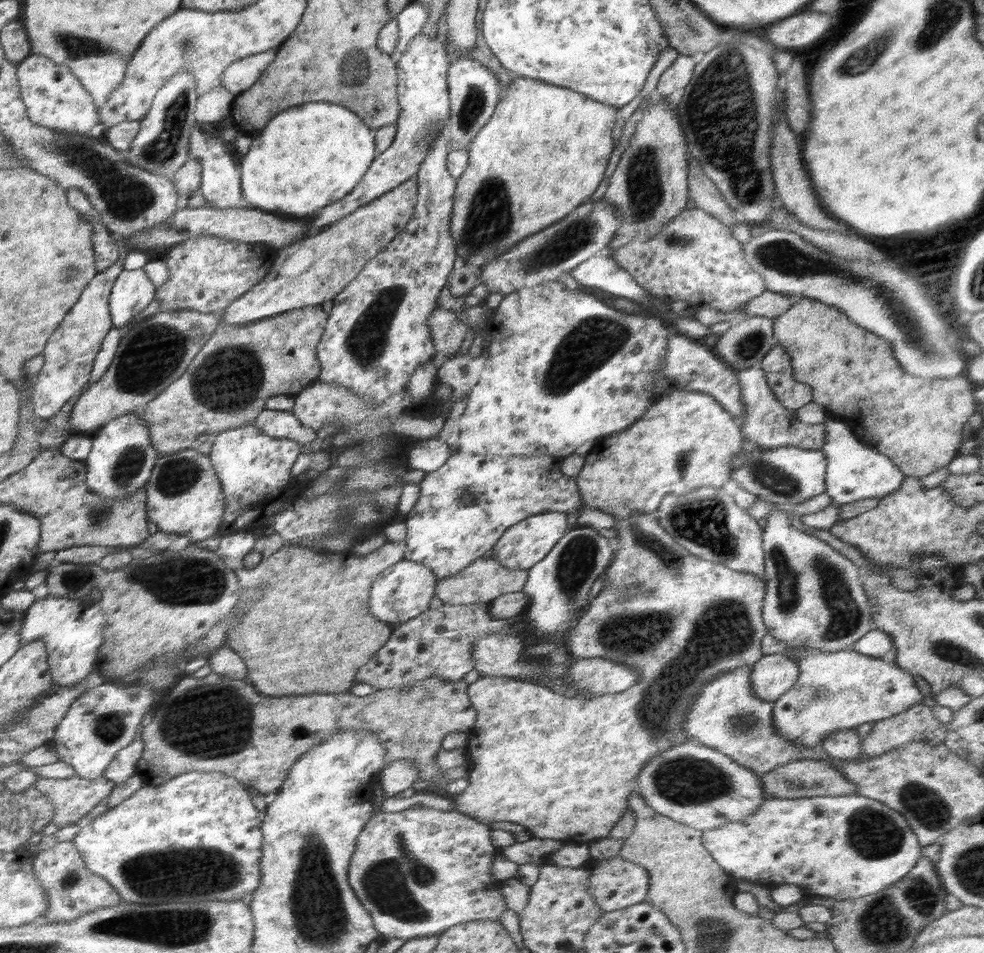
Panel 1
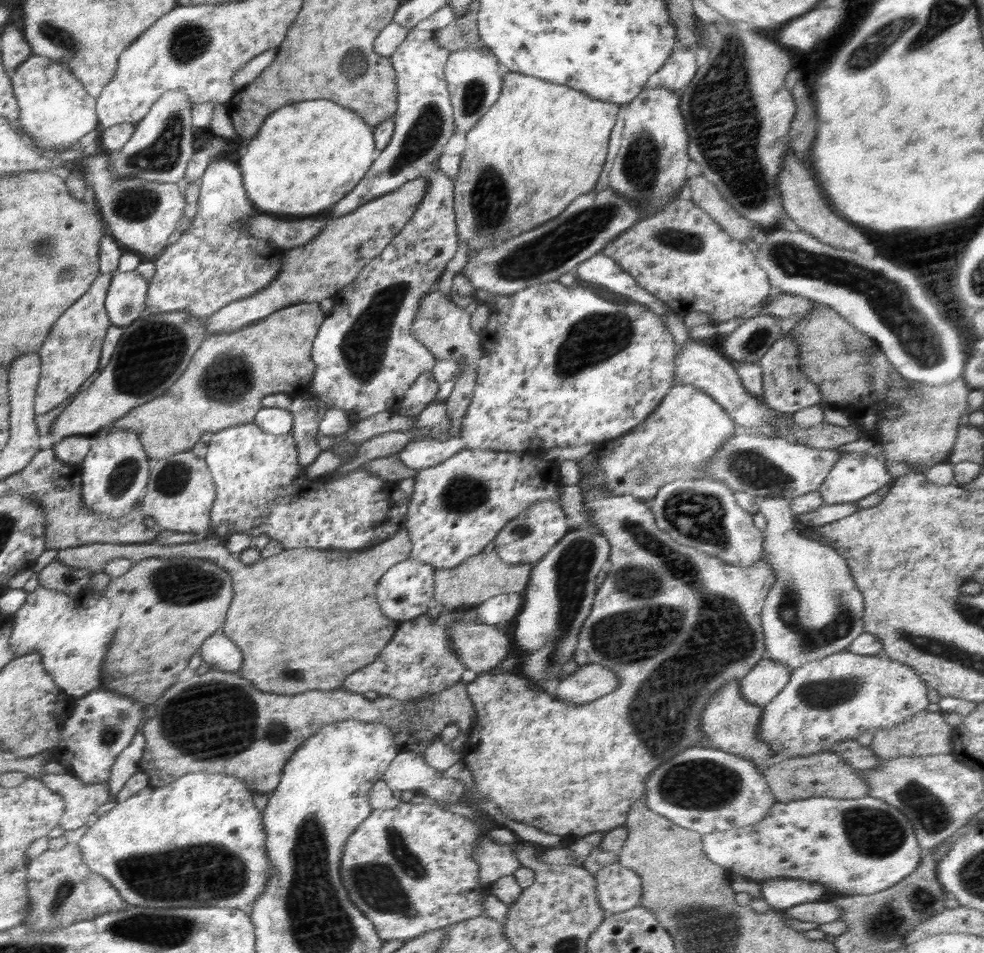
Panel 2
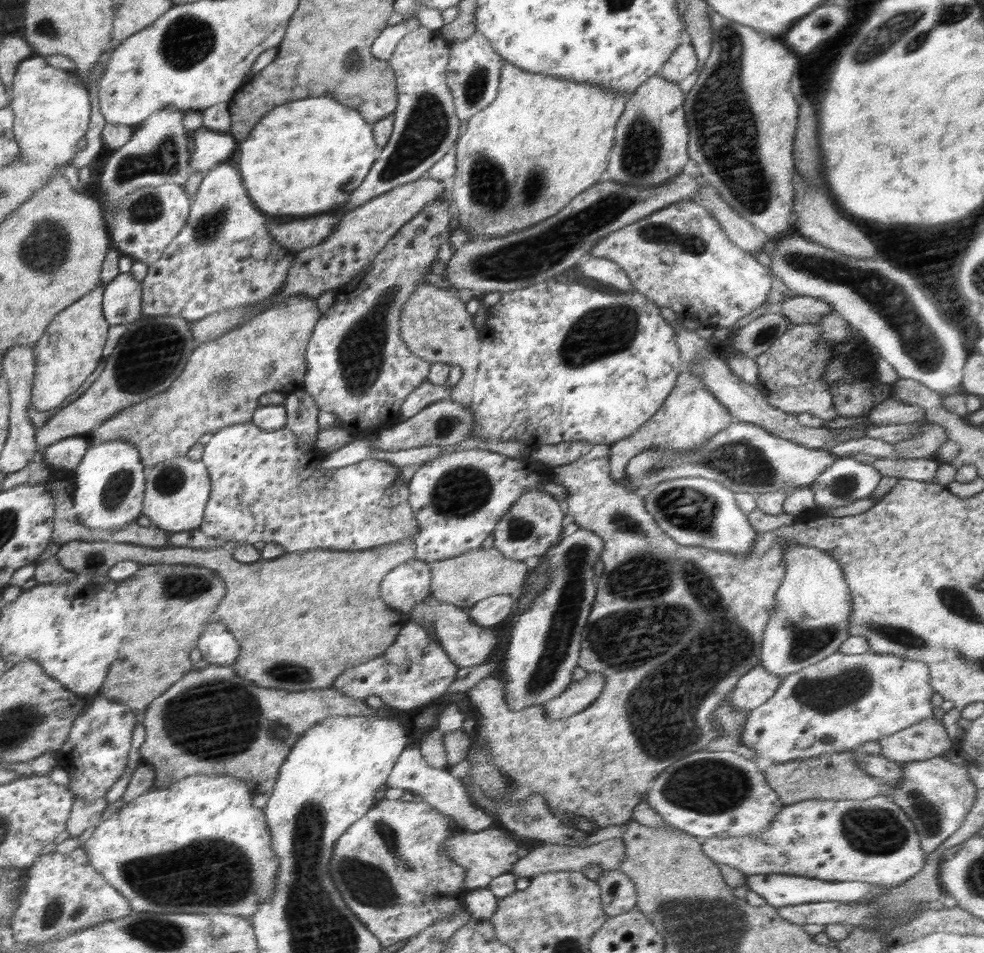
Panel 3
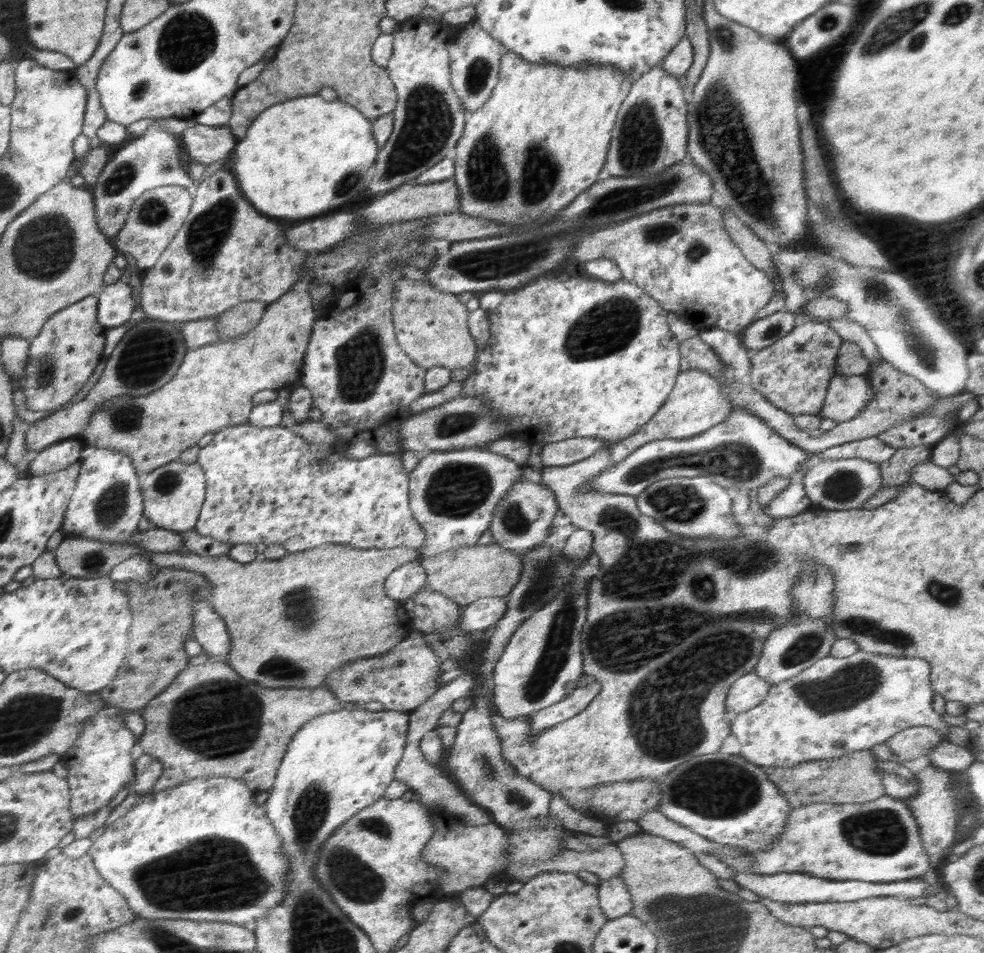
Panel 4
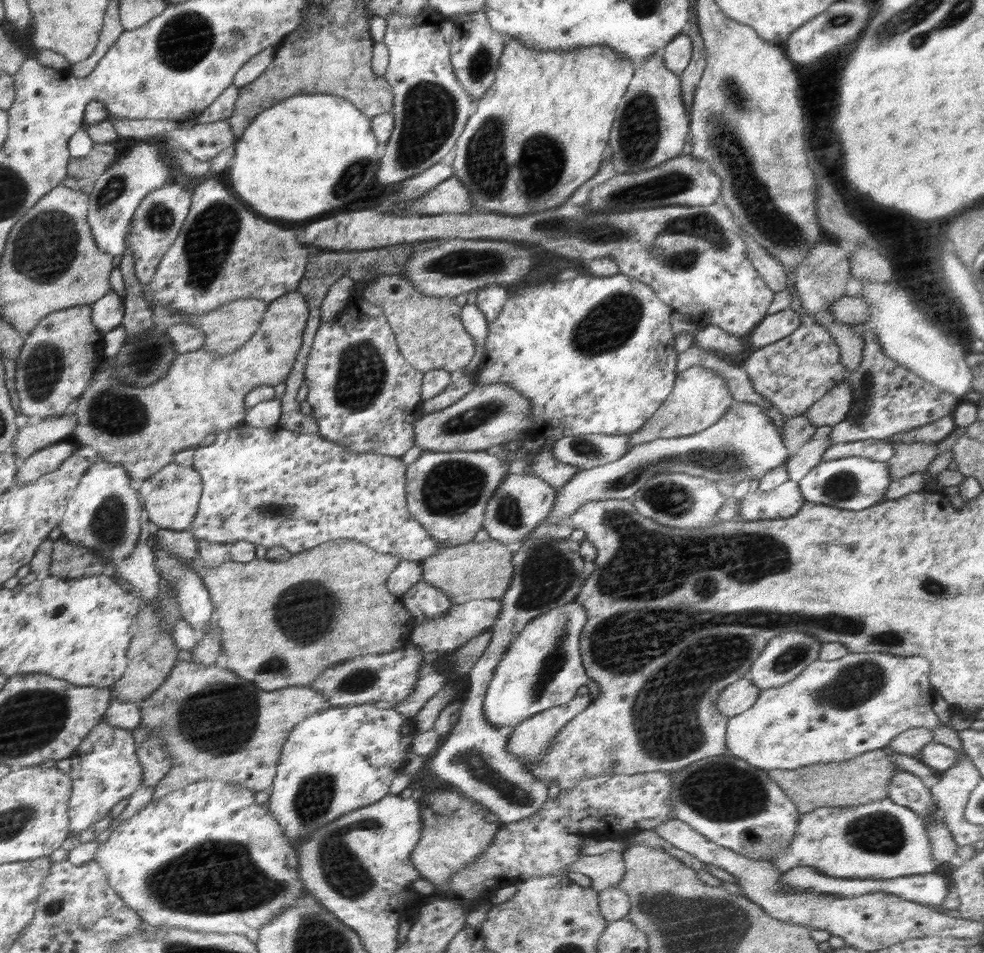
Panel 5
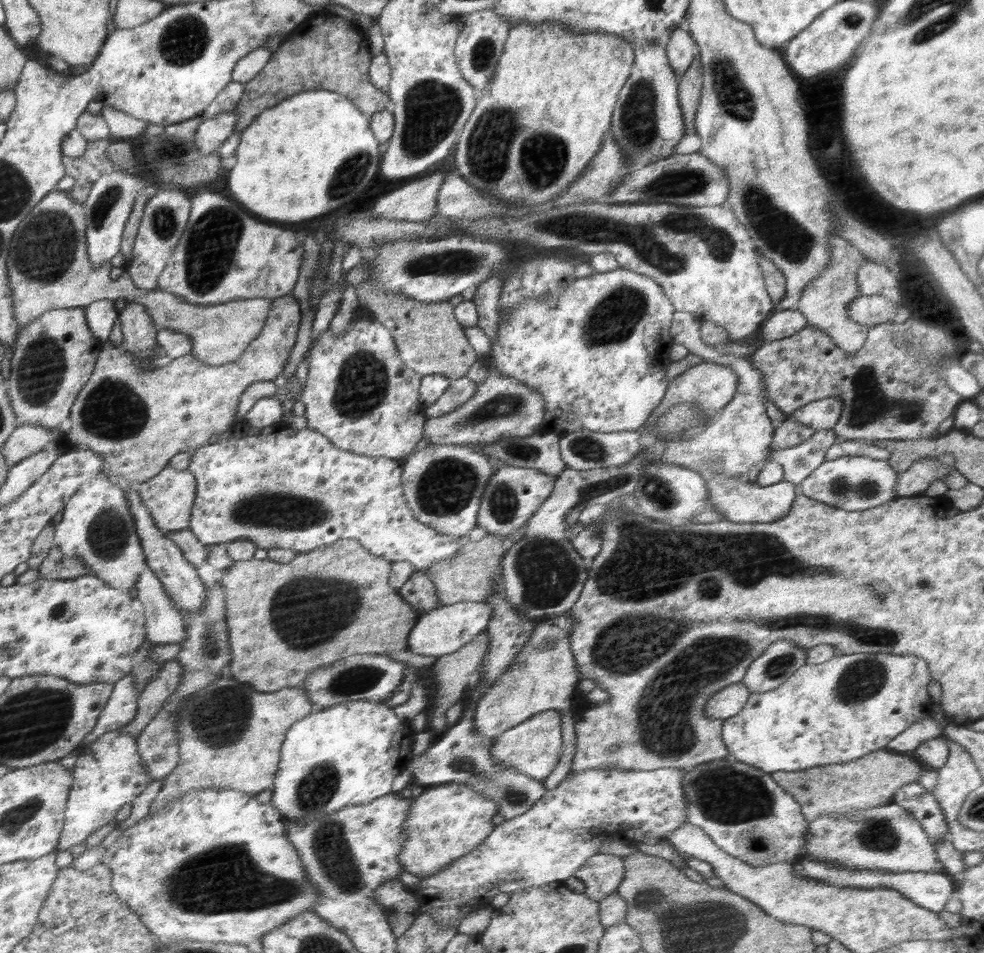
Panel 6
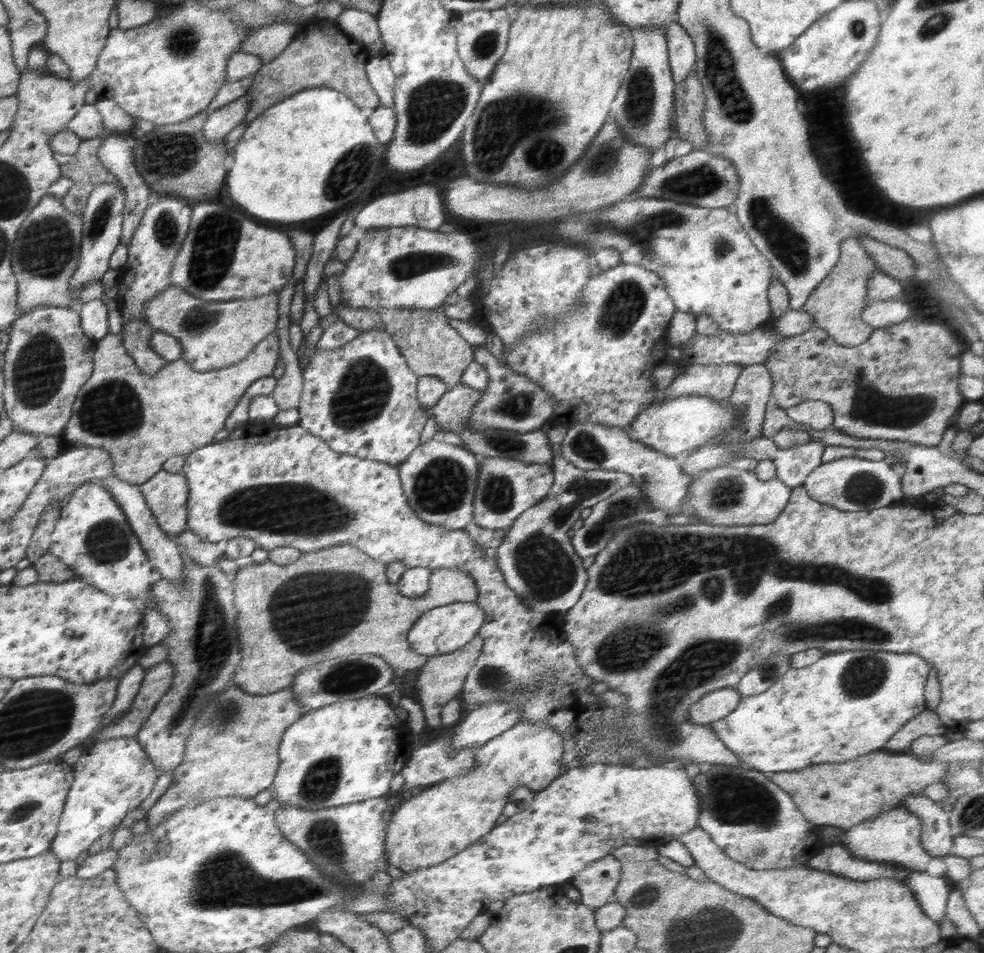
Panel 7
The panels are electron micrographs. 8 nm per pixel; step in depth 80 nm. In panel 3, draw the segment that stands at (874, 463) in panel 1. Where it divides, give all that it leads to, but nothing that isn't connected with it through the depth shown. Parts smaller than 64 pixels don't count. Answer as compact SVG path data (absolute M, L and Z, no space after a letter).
M857 457L840 458L820 474L810 489L818 508L840 508L868 498L883 478L868 460Z

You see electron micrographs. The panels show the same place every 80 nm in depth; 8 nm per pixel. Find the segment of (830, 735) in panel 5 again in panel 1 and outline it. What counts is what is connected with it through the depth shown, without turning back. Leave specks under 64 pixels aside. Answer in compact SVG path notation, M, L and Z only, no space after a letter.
M802 648L798 663L799 675L796 682L789 686L786 694L773 702L773 726L778 734L808 748L820 747L821 742L837 730L856 729L865 722L875 723L923 702L923 696L913 676L897 667L888 657L869 657L849 648L834 652Z

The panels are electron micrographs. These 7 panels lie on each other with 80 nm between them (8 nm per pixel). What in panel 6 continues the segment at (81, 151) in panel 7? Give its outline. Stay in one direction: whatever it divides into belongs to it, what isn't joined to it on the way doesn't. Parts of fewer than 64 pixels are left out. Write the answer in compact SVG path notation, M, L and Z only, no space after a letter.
M106 139L88 141L82 156L78 158L64 156L66 176L72 176L75 180L74 186L67 193L73 195L77 202L85 202L89 189L92 189L93 184L105 175L104 172L116 170L105 157L105 150L109 143L110 141Z

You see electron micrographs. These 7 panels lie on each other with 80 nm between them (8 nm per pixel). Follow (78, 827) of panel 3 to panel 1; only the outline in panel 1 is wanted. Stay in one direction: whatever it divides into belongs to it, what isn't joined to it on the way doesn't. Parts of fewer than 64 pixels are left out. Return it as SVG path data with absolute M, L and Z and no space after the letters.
M78 775L64 779L54 778L38 778L35 782L35 787L45 795L48 795L55 804L55 816L52 822L58 827L75 825L77 822L86 816L100 802L106 801L117 784L102 776L94 780L80 778Z

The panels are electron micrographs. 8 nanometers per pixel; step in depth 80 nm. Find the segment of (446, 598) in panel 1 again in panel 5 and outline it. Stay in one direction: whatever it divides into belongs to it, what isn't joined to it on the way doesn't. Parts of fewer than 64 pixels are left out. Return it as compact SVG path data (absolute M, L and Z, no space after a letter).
M496 539L483 542L470 541L426 558L422 569L426 570L426 578L430 585L440 589L452 602L461 605L468 601L501 598L512 582L514 567L512 556L520 547L518 543L504 544Z

